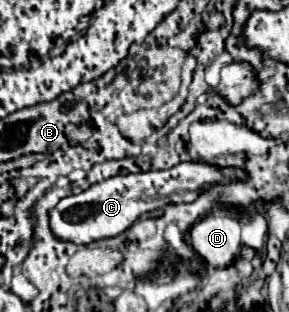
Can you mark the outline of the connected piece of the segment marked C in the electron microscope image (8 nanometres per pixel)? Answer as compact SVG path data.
M179 163L165 171L115 175L91 185L79 195L69 195L61 199L51 211L49 221L53 233L59 239L87 245L91 241L123 233L135 223L135 219L139 219L139 215L147 211L155 211L171 203L191 203L213 185L229 185L235 181L247 181L247 173L237 167L217 167L209 163Z

